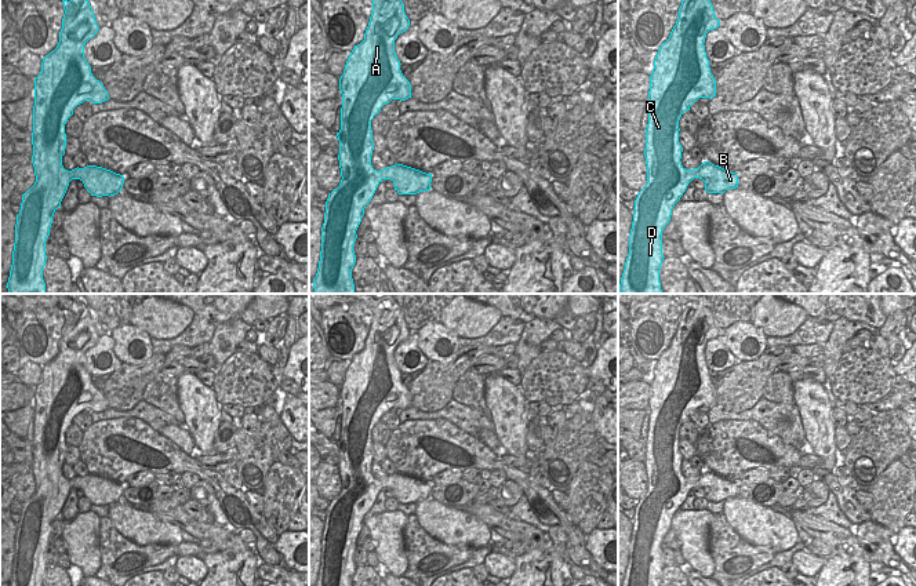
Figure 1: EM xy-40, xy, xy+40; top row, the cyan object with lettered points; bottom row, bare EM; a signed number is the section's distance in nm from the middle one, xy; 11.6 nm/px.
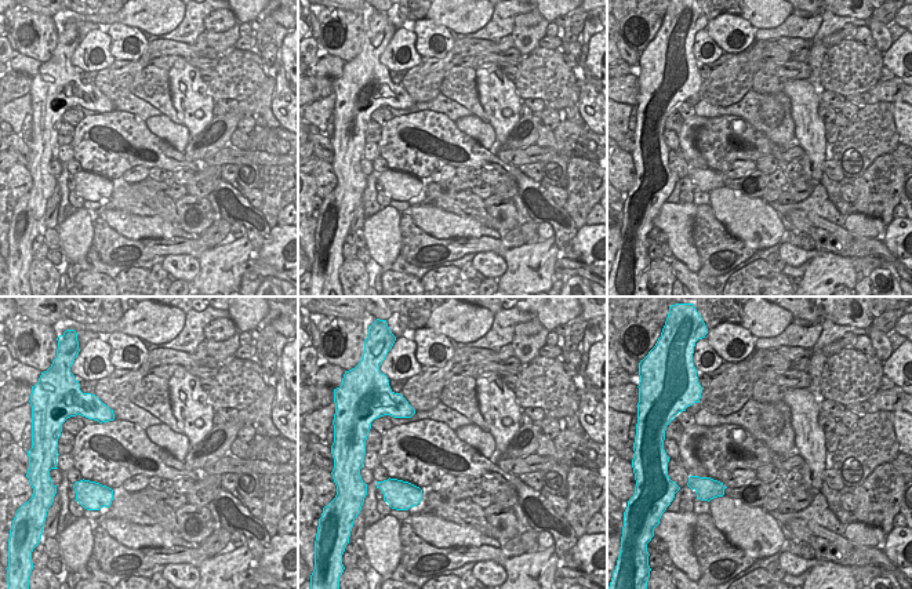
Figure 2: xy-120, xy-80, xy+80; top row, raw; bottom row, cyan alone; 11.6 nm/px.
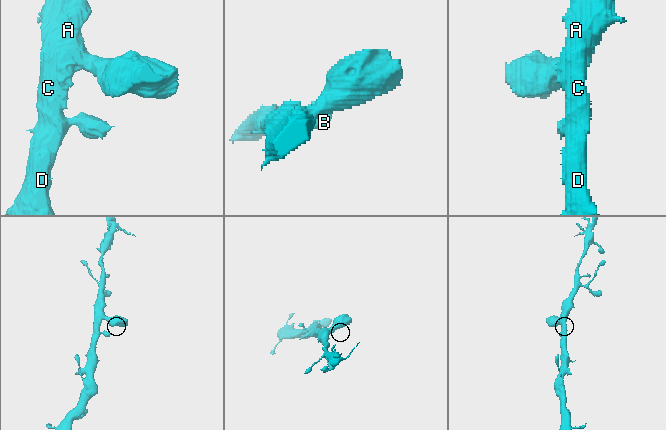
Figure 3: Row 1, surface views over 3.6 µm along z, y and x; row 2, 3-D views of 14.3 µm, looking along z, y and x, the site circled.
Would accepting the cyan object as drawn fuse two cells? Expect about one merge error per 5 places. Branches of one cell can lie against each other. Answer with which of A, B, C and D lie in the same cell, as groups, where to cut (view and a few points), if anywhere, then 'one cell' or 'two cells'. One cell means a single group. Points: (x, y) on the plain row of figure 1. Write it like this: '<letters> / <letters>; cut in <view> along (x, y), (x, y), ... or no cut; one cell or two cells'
A B C D; no cut; one cell

